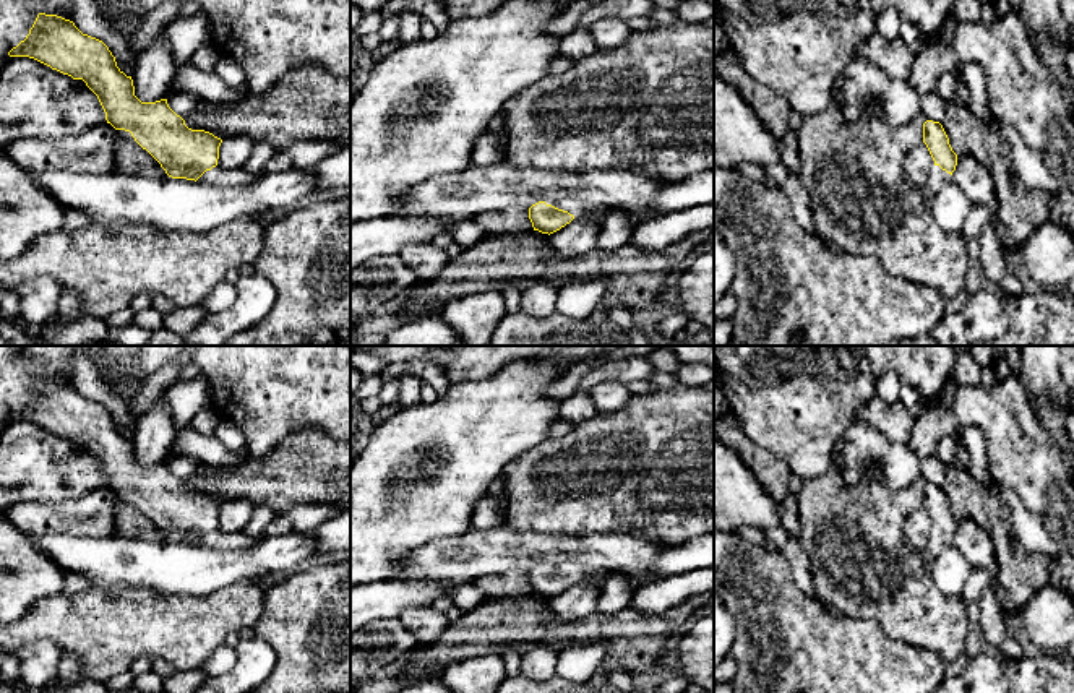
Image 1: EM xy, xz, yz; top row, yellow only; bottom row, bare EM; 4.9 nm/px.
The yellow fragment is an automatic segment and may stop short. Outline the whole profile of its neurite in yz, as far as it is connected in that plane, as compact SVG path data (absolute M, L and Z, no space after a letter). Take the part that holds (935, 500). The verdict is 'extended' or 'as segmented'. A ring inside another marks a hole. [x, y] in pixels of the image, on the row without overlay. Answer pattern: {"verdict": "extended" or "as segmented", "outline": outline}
{"verdict": "extended", "outline": "M926 484L923 487L923 506L934 524L930 542L921 552L925 562L930 563L943 549L952 545L957 518L952 514L949 501L939 485Z"}

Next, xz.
{"verdict": "extended", "outline": "M563 563L555 570L539 565L529 571L529 583L534 594L553 597L569 588L573 583L592 581L602 584L615 573L623 573L618 568L589 568L576 563Z"}

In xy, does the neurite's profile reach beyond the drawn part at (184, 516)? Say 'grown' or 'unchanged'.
grown

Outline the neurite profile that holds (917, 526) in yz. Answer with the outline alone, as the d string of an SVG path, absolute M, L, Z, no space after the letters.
M925 506L913 510L904 519L904 537L907 544L915 550L920 550L920 552L925 550L925 547L930 542L933 529L934 529L934 524Z

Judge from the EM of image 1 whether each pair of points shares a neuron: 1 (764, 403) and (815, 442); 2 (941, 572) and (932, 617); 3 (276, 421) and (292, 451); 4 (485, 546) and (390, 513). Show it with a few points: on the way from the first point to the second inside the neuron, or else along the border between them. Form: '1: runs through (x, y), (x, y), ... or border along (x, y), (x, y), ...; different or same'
1: runs through (777, 406), (802, 430); same
2: border along (927, 563), (932, 580), (945, 593), (959, 596); different
3: border along (322, 430), (297, 429), (270, 453), (252, 458); different
4: border along (471, 528), (461, 534), (430, 541), (419, 549); different

